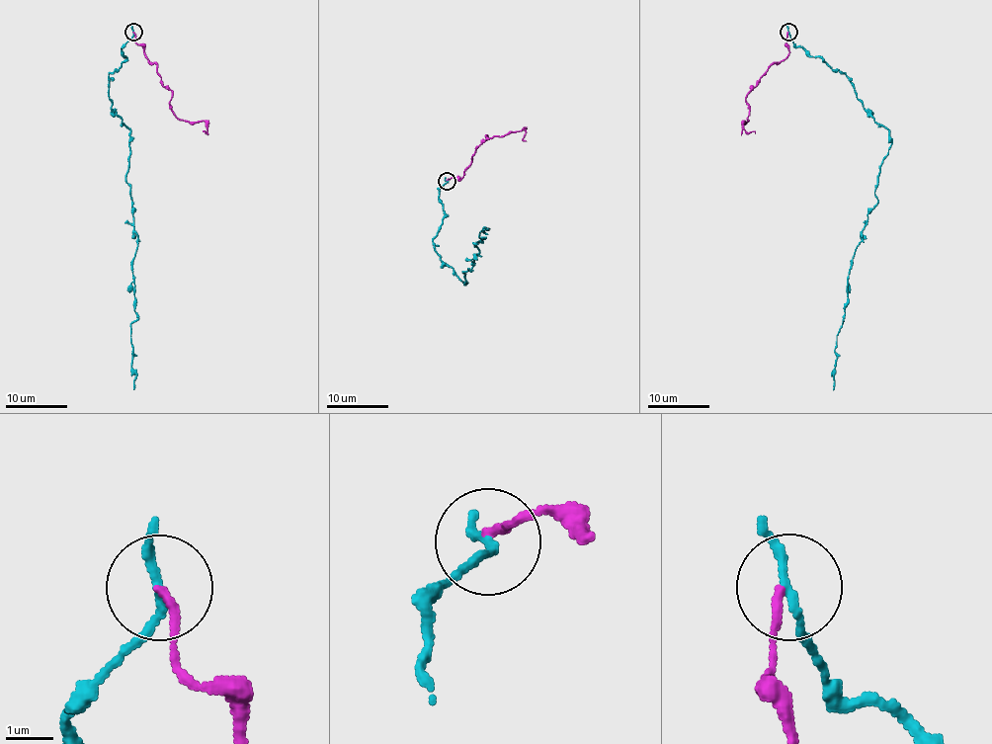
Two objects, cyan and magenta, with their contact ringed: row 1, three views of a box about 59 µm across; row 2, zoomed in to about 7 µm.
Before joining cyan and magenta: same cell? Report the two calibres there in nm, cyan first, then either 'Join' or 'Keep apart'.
Thickness 170 nm (cyan) against 180 nm. Keep apart

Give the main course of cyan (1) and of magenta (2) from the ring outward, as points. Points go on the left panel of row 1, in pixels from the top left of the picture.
1: (133, 32), (121, 52), (125, 60), (109, 75), (109, 99), (129, 130), (126, 183), (137, 245), (133, 390)
2: (133, 32), (144, 56), (157, 65), (161, 82), (172, 92), (172, 112), (181, 120), (205, 123), (206, 133)

